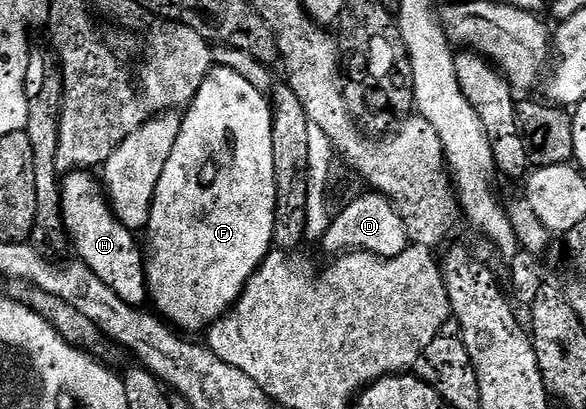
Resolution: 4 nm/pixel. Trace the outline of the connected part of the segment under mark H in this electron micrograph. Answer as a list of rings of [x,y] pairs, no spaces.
[[[85,171],[67,172],[61,180],[60,202],[65,232],[75,247],[79,262],[84,263],[107,288],[134,308],[147,302],[147,279],[144,273],[143,250],[136,247],[137,239],[112,212],[103,192],[98,191],[91,174]]]

